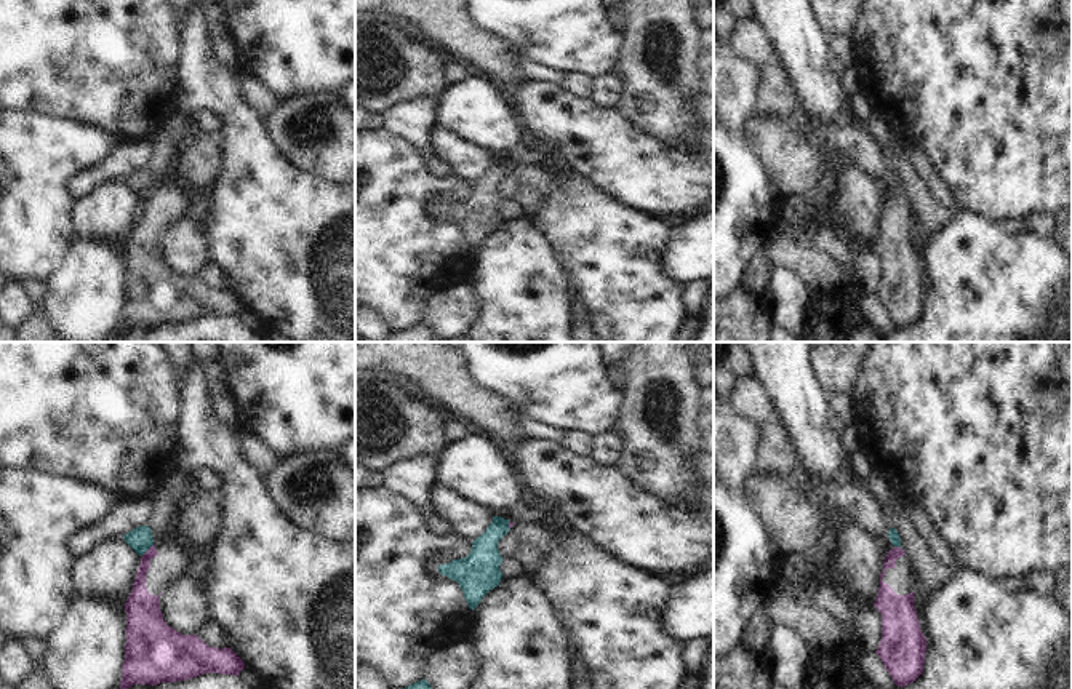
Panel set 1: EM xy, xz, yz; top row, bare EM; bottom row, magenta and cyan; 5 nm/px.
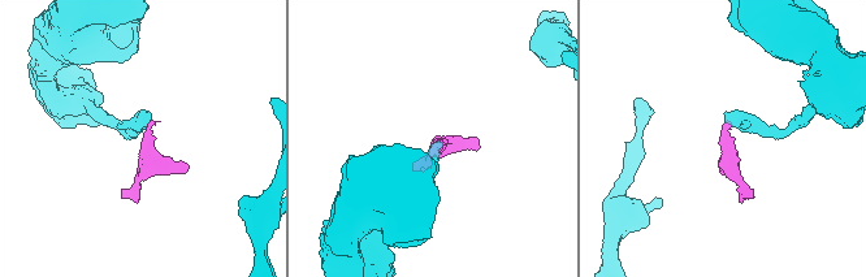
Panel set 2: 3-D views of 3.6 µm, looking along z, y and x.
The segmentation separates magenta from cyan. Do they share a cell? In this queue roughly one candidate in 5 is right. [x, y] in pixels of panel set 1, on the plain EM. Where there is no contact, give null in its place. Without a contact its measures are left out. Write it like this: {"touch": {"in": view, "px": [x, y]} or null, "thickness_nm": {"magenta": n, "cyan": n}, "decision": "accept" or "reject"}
{"touch": {"in": "xy", "px": [148, 192]}, "thickness_nm": {"magenta": 110, "cyan": 120}, "decision": "reject"}

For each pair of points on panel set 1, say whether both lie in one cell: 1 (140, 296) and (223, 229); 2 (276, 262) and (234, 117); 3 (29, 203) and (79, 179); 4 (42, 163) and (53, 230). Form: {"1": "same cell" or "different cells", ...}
{"1": "different cells", "2": "same cell", "3": "different cells", "4": "same cell"}

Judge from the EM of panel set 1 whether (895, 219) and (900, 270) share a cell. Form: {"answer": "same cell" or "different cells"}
{"answer": "same cell"}

